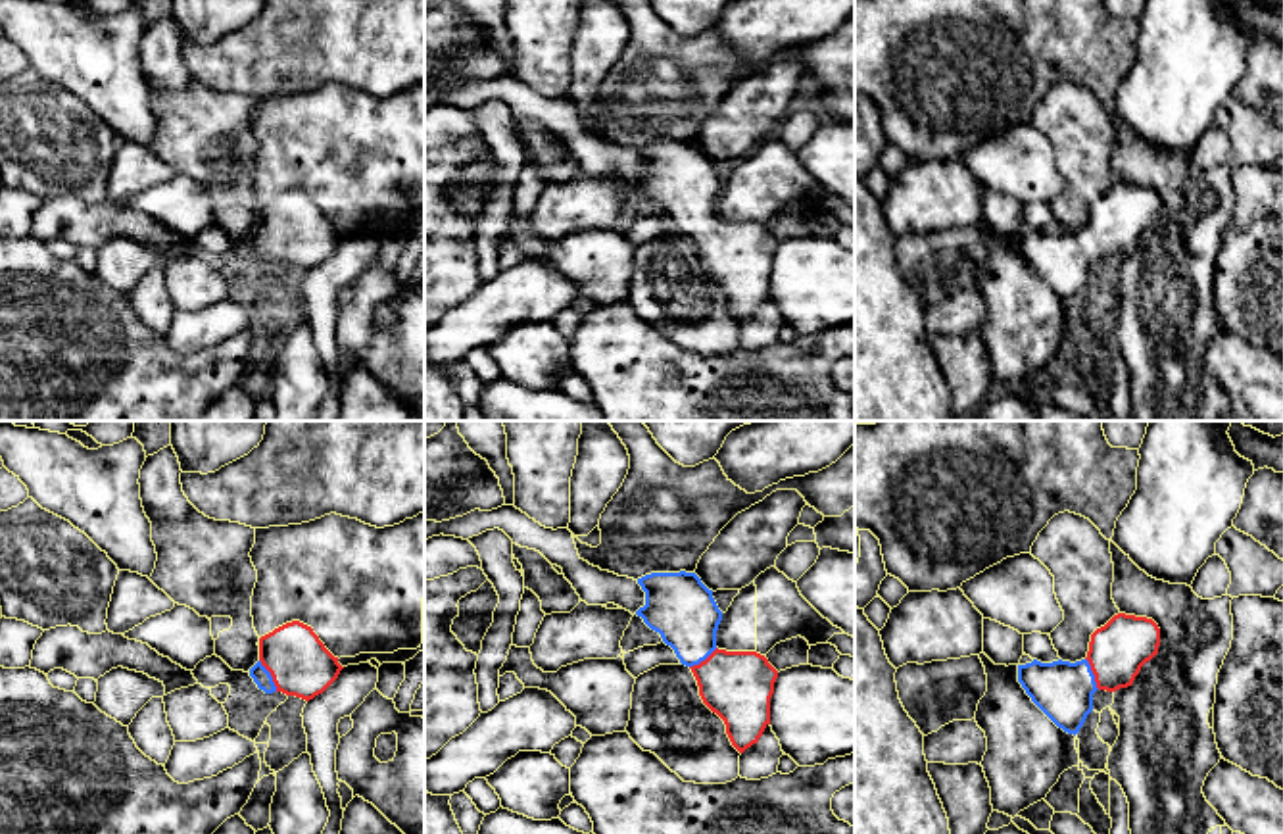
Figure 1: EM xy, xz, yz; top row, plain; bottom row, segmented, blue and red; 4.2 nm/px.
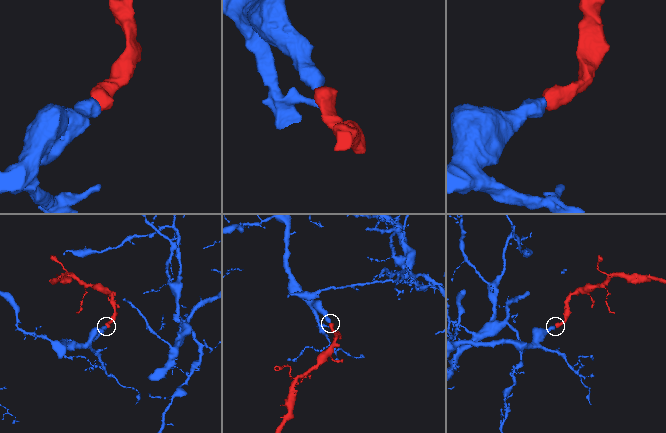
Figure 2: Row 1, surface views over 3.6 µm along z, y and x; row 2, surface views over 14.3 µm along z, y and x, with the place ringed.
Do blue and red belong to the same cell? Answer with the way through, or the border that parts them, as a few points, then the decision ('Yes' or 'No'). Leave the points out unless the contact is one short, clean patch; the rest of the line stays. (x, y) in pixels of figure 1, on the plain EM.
Path across: xy (262, 246), (269, 245), (285, 235), (300, 235). Yes

